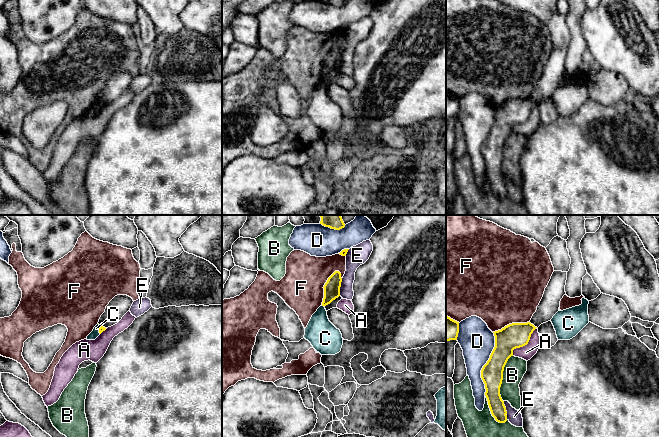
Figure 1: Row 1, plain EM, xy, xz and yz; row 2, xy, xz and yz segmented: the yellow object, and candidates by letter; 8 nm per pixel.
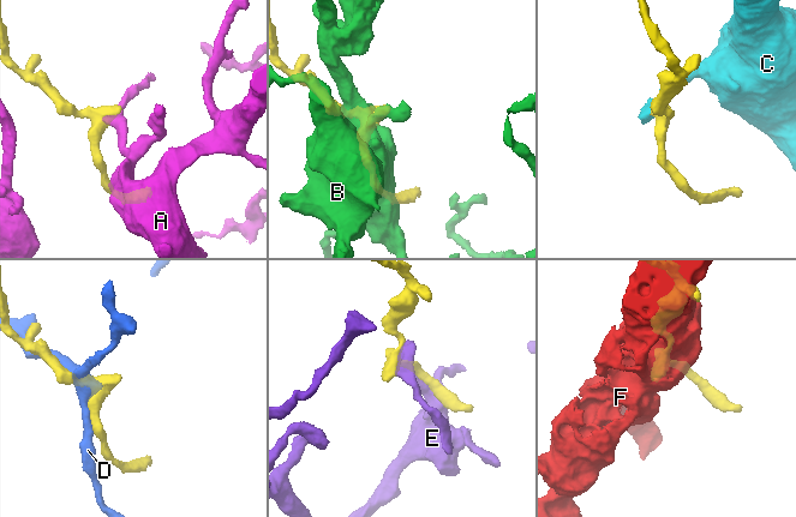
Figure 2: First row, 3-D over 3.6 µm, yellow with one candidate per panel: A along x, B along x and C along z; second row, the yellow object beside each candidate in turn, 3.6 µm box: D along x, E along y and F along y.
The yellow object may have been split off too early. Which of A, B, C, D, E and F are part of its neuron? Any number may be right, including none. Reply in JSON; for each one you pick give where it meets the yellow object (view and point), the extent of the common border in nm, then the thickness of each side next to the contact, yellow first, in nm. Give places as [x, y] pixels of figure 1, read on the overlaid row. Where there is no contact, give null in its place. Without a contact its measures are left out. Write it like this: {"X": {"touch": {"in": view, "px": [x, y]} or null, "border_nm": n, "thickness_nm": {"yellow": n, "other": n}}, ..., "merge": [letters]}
{"merge": []}

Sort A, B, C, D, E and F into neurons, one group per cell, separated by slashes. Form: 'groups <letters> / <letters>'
groups A / B / C / D / E / F

